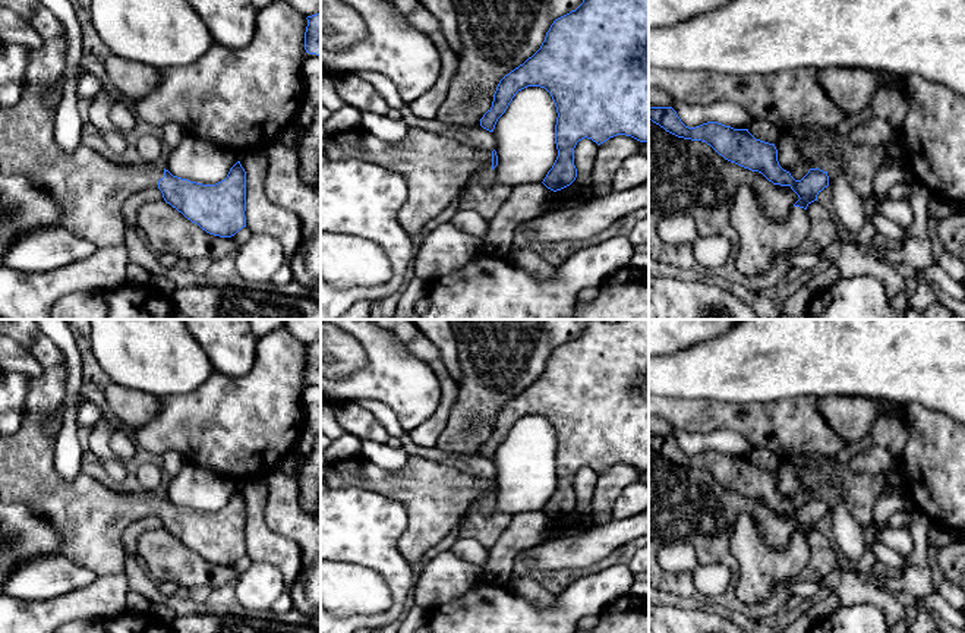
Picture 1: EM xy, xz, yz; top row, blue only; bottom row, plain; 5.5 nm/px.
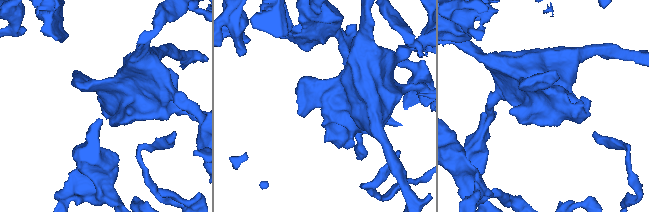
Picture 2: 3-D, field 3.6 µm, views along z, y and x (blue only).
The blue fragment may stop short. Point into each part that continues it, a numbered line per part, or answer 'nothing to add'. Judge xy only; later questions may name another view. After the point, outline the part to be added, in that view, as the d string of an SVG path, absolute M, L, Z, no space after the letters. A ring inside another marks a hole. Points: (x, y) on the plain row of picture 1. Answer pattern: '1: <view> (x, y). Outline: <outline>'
1: xy (91, 517). Outline: M63 406L54 413L25 410L21 428L12 435L0 434L0 500L23 503L42 514L64 538L62 554L97 576L124 571L124 528L142 517L158 516L164 506L163 491L124 494L103 485L82 470L73 482L57 473L53 457L57 435L63 426Z

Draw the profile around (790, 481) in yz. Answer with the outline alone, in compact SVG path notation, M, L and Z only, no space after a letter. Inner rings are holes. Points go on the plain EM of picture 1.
M780 459L779 466L775 470L775 475L778 478L779 494L786 500L791 500L802 488L808 491L810 497L819 495L817 488L813 485L813 482L802 476L785 459Z

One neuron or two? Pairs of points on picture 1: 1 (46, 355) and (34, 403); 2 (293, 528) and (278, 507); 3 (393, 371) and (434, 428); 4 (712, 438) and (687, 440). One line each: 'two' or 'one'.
1: one
2: one
3: two
4: one

